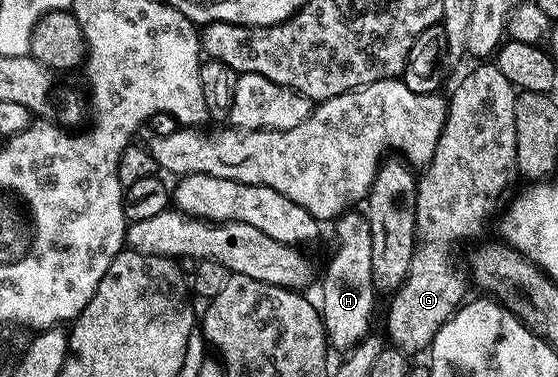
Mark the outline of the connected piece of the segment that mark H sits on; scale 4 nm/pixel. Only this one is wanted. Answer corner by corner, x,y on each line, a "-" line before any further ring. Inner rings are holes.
347,211
337,218
334,229
334,254
322,277
320,312
326,328
329,348
349,351
355,349
371,332
376,290
372,279
372,235
370,222
361,212

